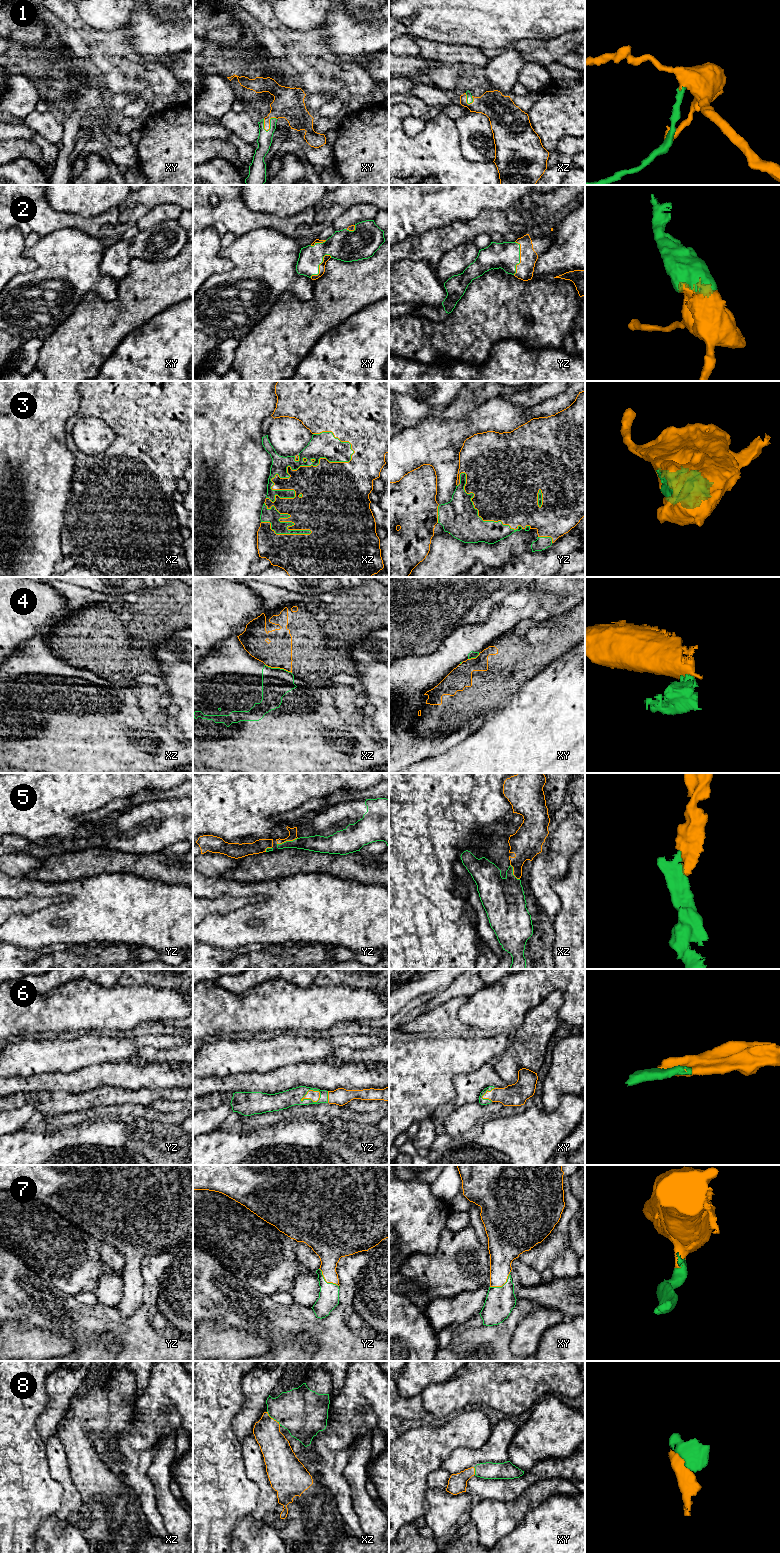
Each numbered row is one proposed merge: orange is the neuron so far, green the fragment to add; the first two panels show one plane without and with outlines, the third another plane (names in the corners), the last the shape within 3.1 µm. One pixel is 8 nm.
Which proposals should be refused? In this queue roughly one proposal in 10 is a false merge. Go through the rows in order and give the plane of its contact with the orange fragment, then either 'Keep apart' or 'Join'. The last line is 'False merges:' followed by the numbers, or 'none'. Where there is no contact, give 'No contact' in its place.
1: Touches orange in xy. Join
2: Touches orange in yz. Join
3: Touches orange in xz. Join
4: Touches orange in xz. Keep apart
5: Touches orange in yz. Join
6: Touches orange in yz. Join
7: Touches orange in xy. Join
8: Touches orange in xz. Join
False merges: 4

